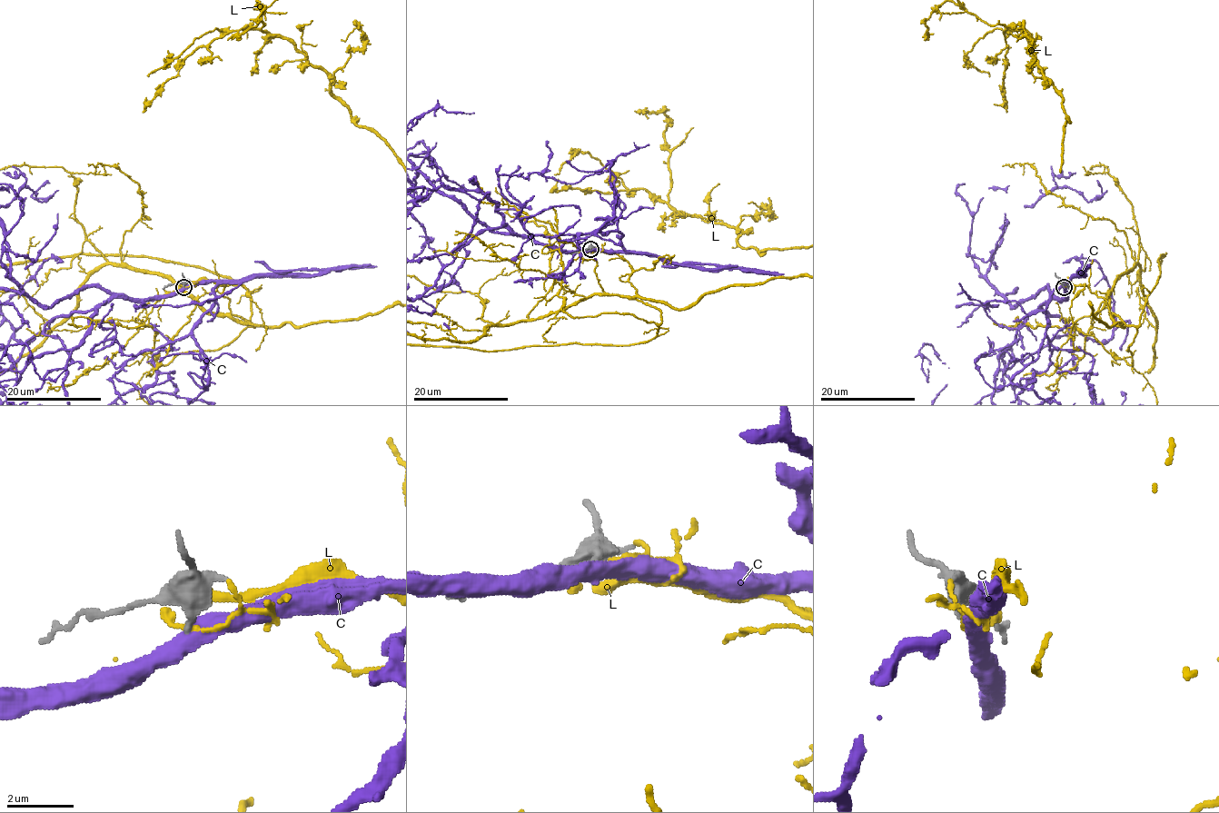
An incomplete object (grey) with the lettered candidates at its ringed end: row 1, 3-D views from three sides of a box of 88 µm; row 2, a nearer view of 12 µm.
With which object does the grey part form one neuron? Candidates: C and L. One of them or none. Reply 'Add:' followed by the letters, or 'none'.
Add: none

